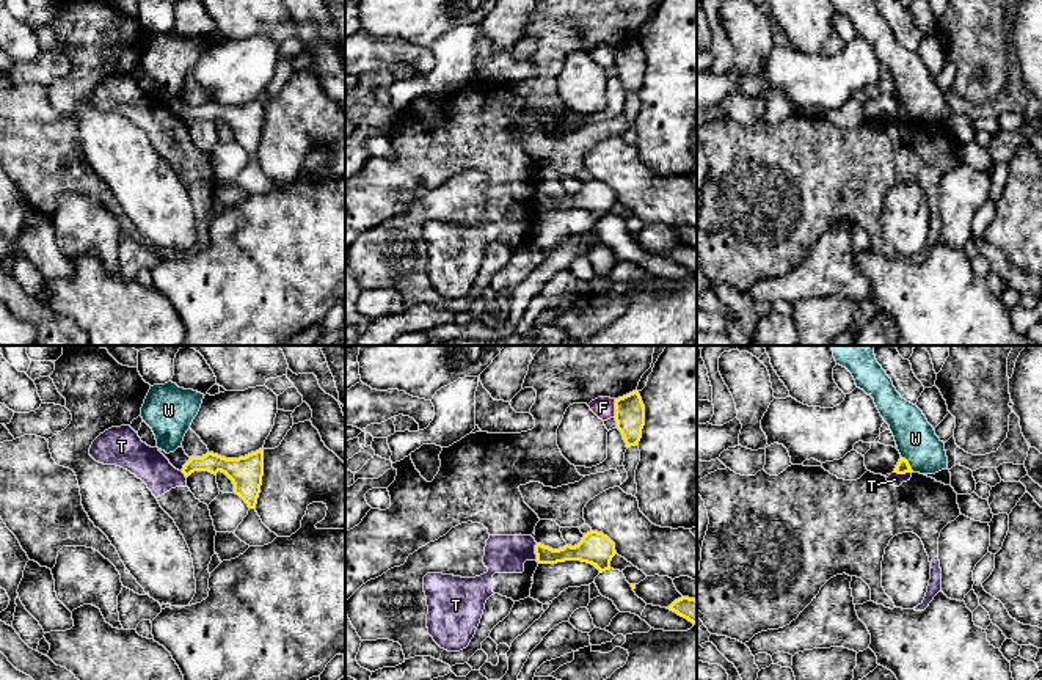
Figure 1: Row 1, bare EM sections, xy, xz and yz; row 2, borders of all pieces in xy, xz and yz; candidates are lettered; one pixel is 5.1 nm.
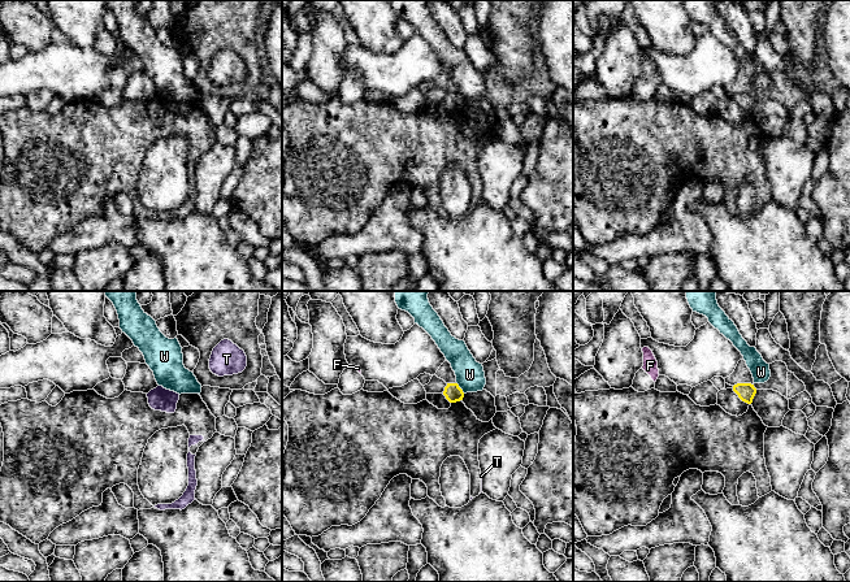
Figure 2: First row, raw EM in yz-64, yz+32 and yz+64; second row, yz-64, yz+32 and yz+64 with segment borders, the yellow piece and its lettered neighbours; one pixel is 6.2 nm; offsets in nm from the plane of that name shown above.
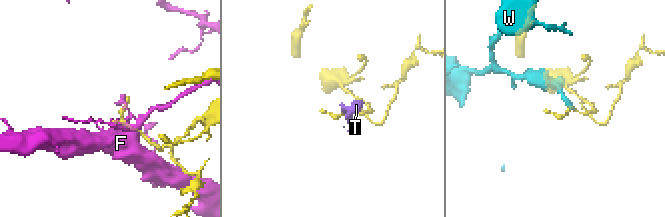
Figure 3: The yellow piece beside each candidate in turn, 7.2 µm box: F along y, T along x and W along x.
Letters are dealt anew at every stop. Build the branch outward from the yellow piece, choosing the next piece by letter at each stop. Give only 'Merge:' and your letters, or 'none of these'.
Merge: none of these

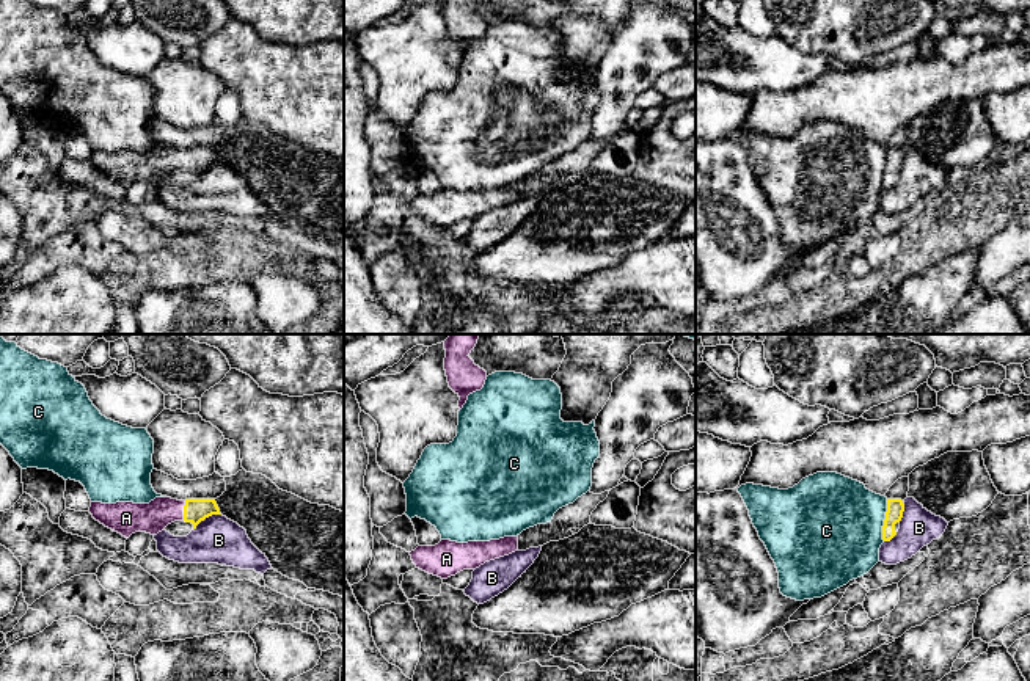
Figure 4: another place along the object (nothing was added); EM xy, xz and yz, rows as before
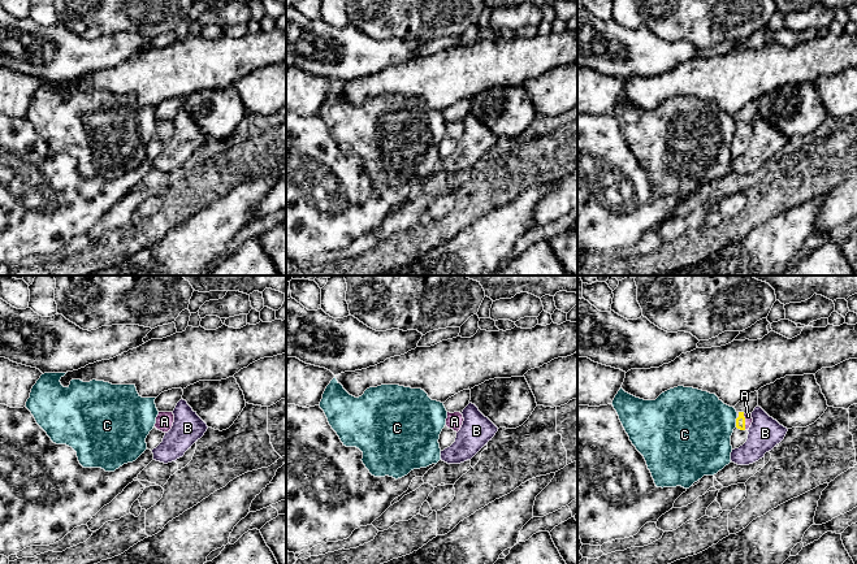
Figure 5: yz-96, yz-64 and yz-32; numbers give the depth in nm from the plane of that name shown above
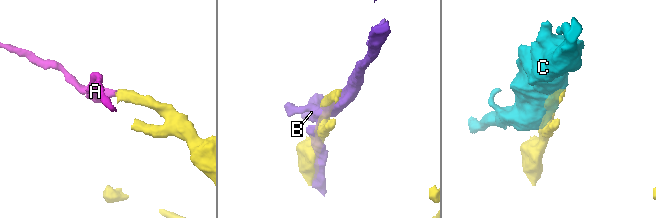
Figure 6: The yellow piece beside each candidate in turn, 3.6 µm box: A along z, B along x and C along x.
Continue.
Merge: A

